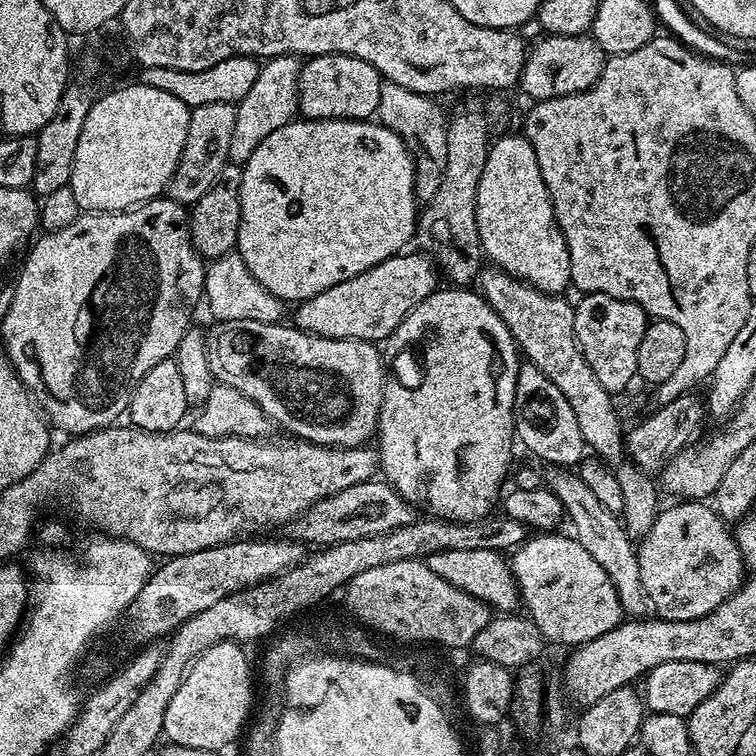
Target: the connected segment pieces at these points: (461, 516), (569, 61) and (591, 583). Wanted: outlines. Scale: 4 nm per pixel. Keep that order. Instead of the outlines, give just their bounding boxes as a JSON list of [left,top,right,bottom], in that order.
[[378,286,522,524],[519,35,606,101],[510,534,625,646]]

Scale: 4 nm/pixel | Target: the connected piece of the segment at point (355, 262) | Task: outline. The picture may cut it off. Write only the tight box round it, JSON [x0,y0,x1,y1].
[235,118,418,302]

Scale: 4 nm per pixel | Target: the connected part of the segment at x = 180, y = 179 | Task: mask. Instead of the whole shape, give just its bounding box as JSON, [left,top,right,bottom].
[166,102,236,206]

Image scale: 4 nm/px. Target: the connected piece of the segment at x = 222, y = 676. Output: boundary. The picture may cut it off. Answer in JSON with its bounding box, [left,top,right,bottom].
[164,640,254,754]

